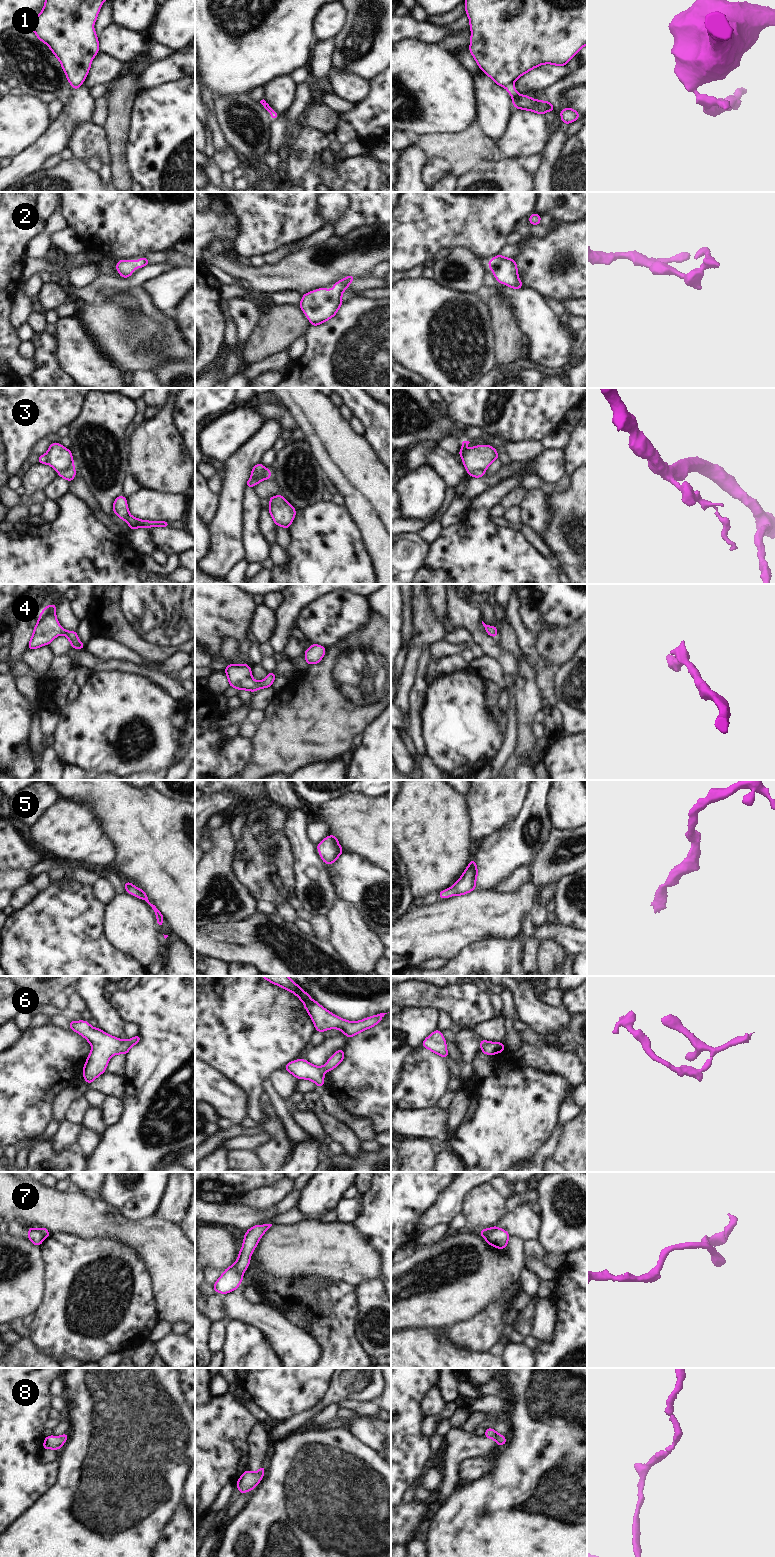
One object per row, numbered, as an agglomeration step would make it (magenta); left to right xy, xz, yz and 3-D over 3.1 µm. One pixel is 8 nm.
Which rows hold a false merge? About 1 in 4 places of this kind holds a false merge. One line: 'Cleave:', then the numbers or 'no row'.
Cleave: 1, 3, 7

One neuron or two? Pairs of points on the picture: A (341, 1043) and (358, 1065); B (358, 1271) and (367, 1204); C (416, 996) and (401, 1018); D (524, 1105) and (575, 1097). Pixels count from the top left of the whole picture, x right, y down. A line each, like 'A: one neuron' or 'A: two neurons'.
A: two neurons
B: two neurons
C: two neurons
D: two neurons

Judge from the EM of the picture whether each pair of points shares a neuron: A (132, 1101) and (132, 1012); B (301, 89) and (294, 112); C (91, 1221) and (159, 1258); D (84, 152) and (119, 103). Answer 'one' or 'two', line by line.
A: one
B: one
C: one
D: two

